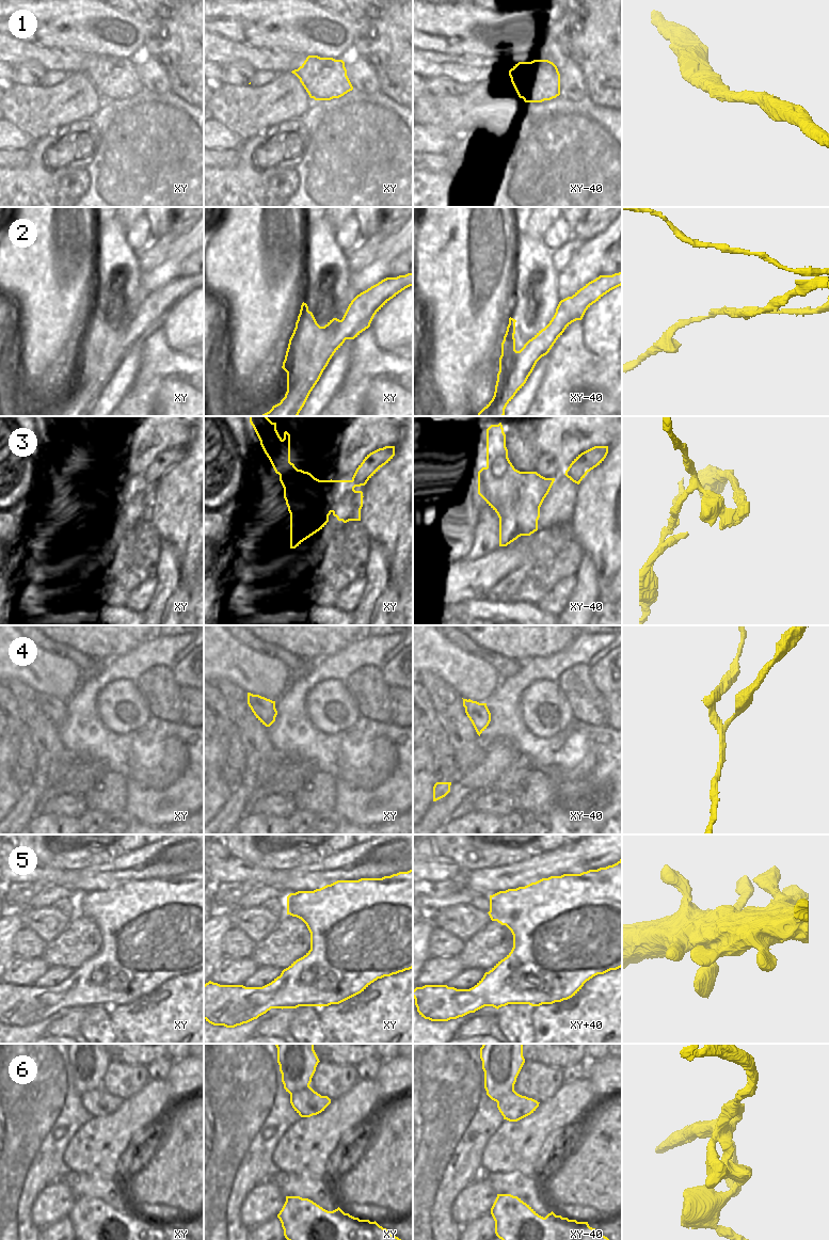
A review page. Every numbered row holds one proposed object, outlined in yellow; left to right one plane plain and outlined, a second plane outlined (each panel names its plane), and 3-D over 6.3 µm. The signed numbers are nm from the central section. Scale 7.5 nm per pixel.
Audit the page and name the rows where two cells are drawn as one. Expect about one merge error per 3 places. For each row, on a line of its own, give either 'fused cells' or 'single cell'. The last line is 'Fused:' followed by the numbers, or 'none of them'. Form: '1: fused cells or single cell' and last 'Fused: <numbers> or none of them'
1: single cell
2: fused cells
3: fused cells
4: fused cells
5: single cell
6: fused cells
Fused: 2, 3, 4, 6

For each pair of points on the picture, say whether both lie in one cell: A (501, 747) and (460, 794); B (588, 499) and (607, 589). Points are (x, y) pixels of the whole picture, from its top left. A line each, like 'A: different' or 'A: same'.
A: same
B: same

